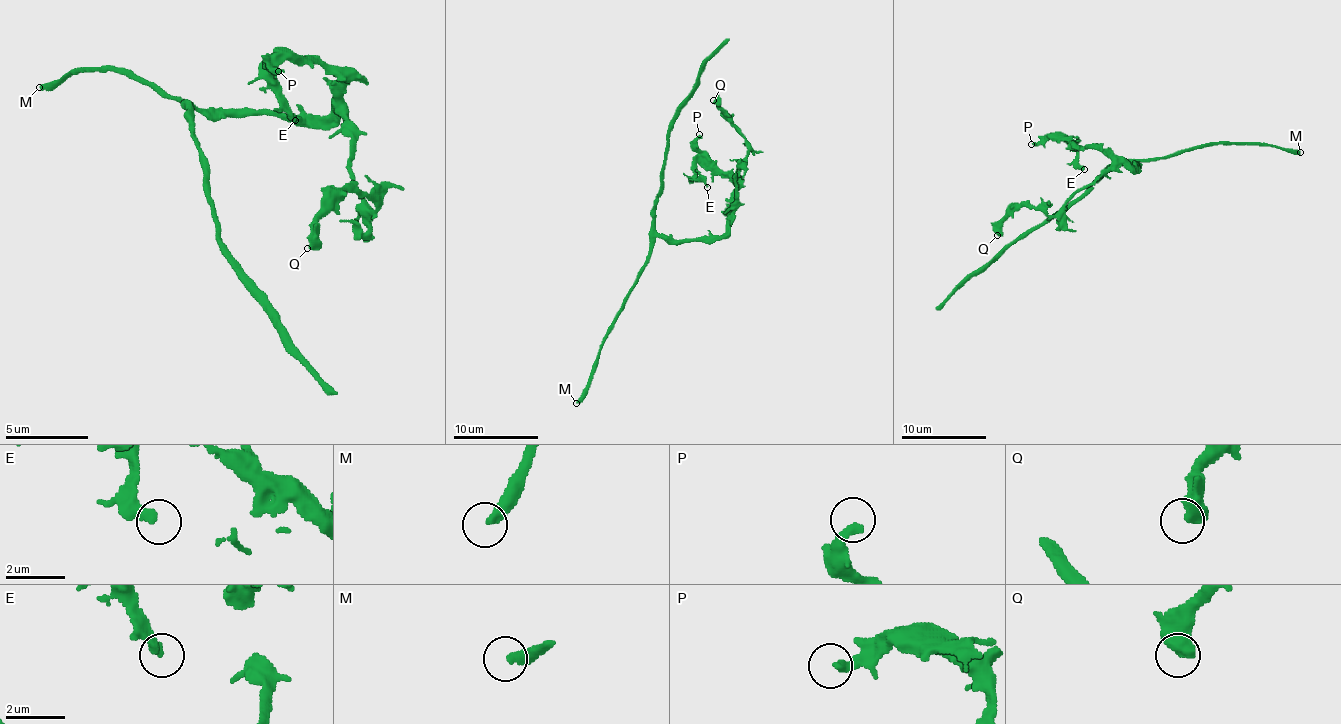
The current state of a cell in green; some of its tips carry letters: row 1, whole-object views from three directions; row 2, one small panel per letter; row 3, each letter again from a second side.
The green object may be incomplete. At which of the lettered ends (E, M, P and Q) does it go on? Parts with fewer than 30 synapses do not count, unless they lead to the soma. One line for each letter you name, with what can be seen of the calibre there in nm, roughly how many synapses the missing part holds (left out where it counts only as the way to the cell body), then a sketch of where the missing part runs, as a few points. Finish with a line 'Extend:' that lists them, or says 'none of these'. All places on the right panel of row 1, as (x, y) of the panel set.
M: Thickness 360 nm. Roughly 180 synapses
Extend: M

